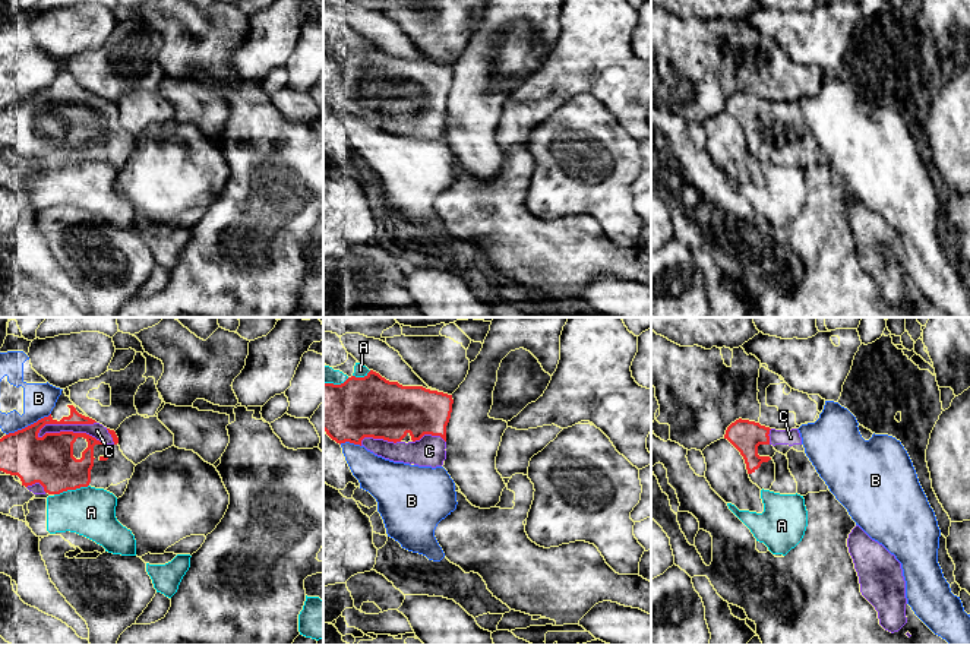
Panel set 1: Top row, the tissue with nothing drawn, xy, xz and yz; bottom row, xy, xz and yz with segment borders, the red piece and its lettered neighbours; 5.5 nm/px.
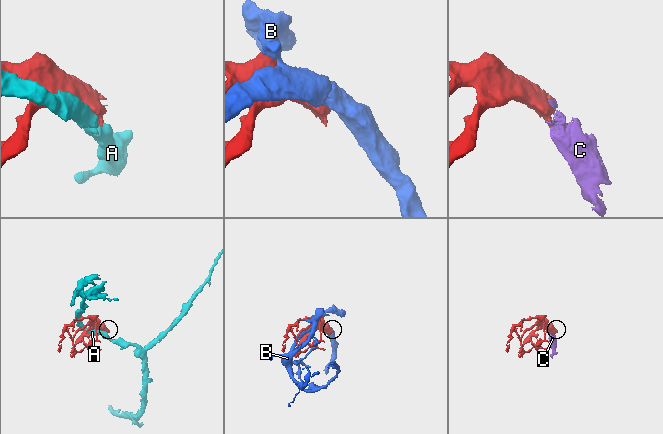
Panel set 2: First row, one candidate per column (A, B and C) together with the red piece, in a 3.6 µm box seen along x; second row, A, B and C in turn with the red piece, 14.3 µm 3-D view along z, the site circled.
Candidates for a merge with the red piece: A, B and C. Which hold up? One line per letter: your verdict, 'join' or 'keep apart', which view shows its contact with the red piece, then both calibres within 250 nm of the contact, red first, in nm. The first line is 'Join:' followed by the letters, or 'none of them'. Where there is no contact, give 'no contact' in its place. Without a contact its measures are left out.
Join: C
A: keep apart; contact in xy; calibres 260 and 280 nm
B: keep apart; contact in xy; calibres 260 and 180 nm
C: join; contact in xy; calibres 260 and 90 nm

